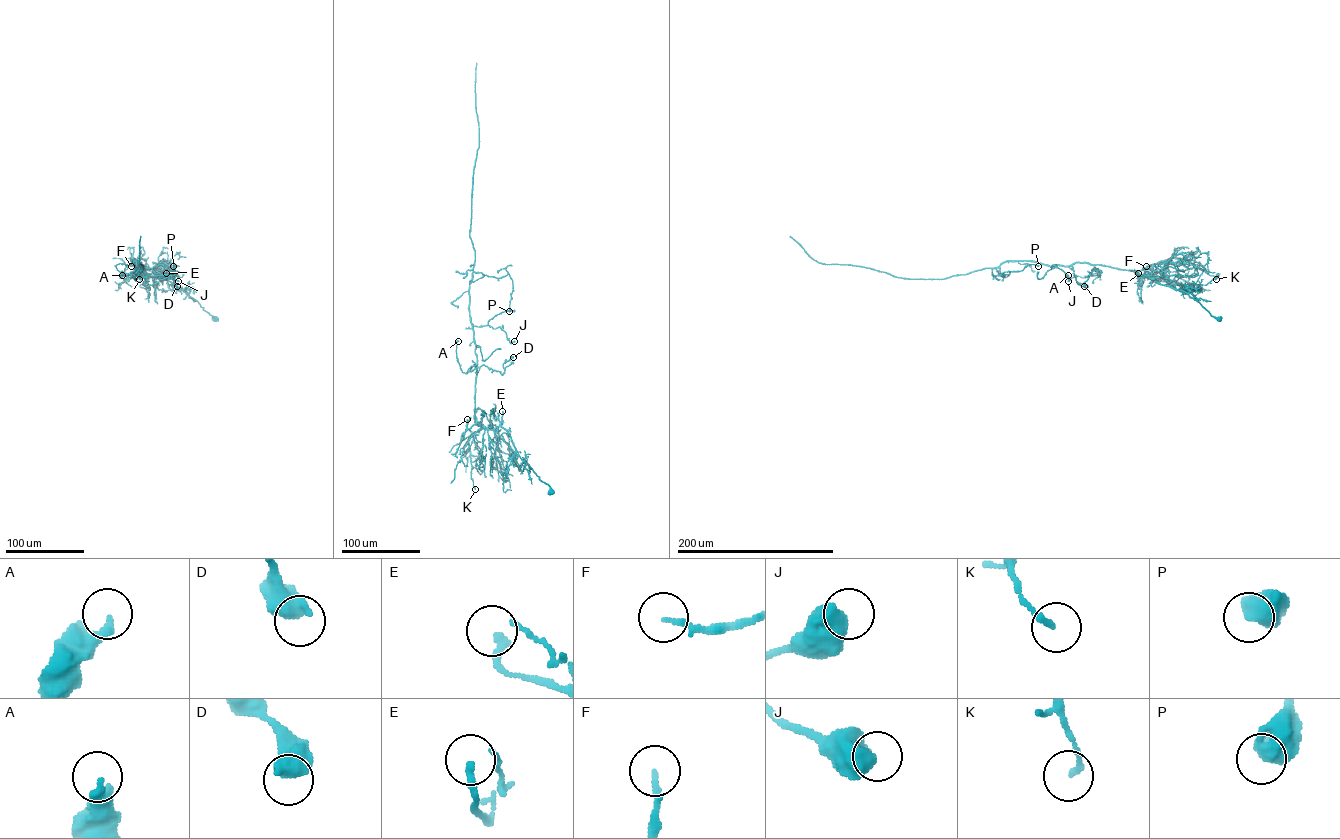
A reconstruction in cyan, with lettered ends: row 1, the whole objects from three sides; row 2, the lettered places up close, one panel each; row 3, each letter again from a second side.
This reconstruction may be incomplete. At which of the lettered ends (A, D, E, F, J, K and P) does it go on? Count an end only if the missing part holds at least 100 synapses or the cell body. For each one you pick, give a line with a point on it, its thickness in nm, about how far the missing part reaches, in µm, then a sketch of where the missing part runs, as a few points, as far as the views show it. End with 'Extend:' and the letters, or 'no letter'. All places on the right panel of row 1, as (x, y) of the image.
Extend: no letter

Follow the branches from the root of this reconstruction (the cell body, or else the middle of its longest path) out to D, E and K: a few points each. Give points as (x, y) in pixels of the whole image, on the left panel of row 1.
D: (215, 319), (169, 281), (145, 276), (138, 271), (140, 265), (163, 274), (168, 270), (177, 286)
E: (215, 319), (196, 300), (166, 280), (166, 273)
K: (215, 319), (169, 281), (152, 278), (132, 258), (139, 279)

